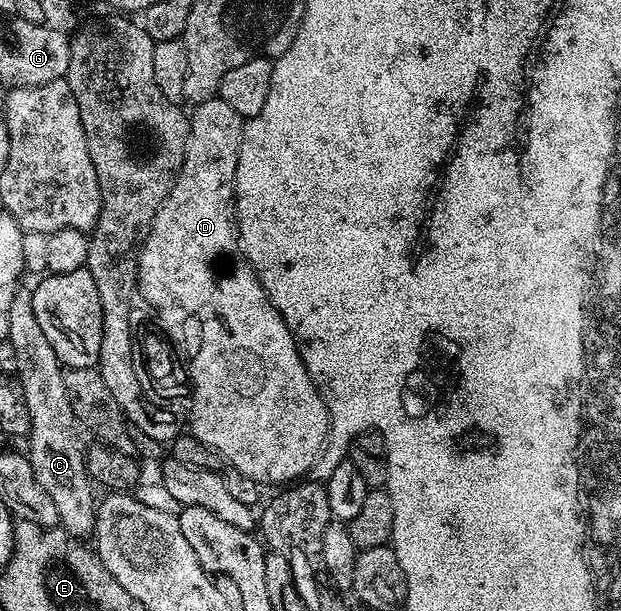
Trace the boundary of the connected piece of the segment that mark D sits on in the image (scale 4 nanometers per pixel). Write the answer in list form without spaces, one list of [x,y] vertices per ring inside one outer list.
[[[220,98],[202,100],[194,108],[197,109],[189,116],[189,137],[185,147],[185,161],[181,169],[177,171],[167,198],[161,203],[160,210],[155,214],[145,243],[141,245],[141,254],[137,257],[137,290],[140,299],[145,299],[149,303],[150,310],[157,315],[158,322],[156,321],[156,323],[159,325],[160,331],[173,343],[173,348],[189,372],[191,413],[193,412],[192,436],[199,438],[199,442],[203,442],[220,456],[224,456],[230,468],[239,470],[239,474],[251,478],[256,484],[268,486],[268,484],[282,483],[281,485],[284,485],[286,482],[293,482],[304,477],[312,469],[313,463],[317,461],[317,455],[324,448],[331,431],[331,417],[325,409],[323,398],[317,393],[317,387],[313,385],[313,379],[310,378],[309,372],[305,368],[305,363],[299,354],[297,343],[287,322],[283,322],[279,310],[270,302],[259,278],[253,273],[253,268],[241,250],[239,237],[235,231],[233,183],[239,162],[239,146],[241,145],[241,135],[245,129],[245,120],[232,106],[227,106],[227,102],[223,102]]]

